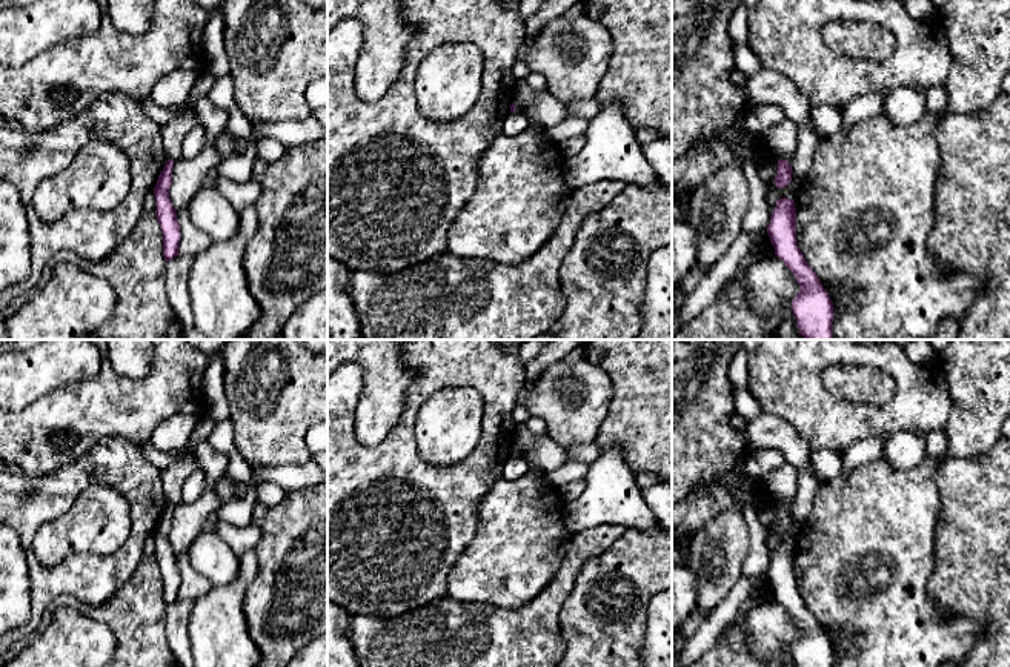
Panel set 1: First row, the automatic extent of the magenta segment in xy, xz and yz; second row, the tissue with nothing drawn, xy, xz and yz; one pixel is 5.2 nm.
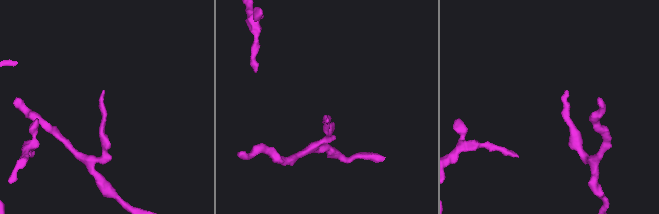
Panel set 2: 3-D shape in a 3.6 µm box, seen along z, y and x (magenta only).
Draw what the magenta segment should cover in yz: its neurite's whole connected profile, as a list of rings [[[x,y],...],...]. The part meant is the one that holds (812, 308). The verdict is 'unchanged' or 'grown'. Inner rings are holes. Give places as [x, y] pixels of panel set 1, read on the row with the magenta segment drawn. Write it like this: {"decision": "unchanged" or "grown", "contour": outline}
{"decision": "unchanged", "contour": [[[781,198],[772,214],[767,234],[775,255],[793,272],[801,290],[792,301],[793,315],[804,340],[833,340],[833,304],[821,281],[796,246],[795,201]]]}

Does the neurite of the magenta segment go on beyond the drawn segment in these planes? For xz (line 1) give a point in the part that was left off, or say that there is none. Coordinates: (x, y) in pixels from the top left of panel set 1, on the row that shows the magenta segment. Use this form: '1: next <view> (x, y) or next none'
1: next none

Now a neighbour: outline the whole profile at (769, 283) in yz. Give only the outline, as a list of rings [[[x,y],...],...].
[[[776,255],[749,267],[743,281],[750,307],[761,317],[792,303],[801,290],[793,272]]]

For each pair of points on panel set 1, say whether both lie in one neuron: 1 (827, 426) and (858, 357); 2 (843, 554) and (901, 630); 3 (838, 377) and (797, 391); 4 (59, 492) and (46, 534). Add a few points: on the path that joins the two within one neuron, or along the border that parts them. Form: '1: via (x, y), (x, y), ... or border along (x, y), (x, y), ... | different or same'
1: via (815, 401), (815, 371), (829, 357), (833, 357) | same
2: via (835, 581), (833, 595), (838, 601), (873, 606) | same
3: border along (832, 365), (823, 377), (823, 384), (850, 403) | different
4: border along (79, 497), (66, 512), (37, 530), (31, 550) | different

